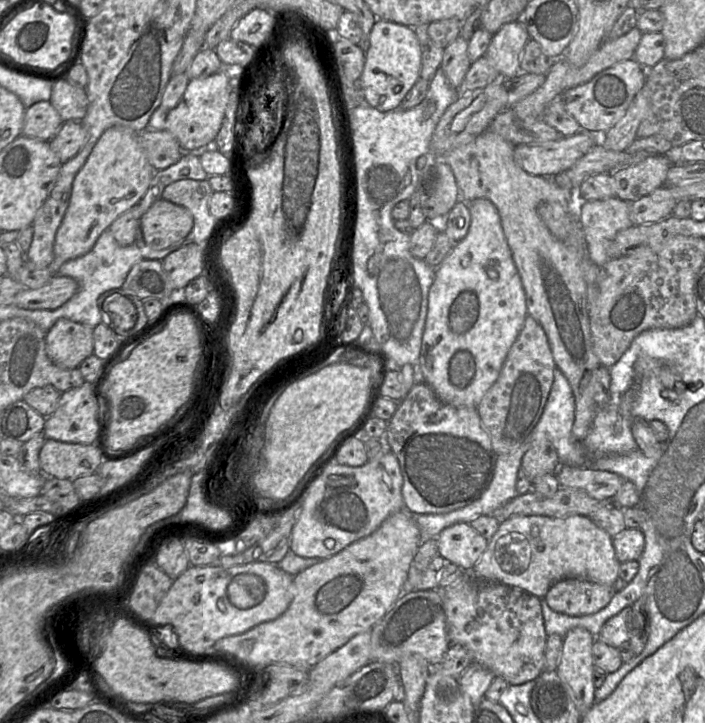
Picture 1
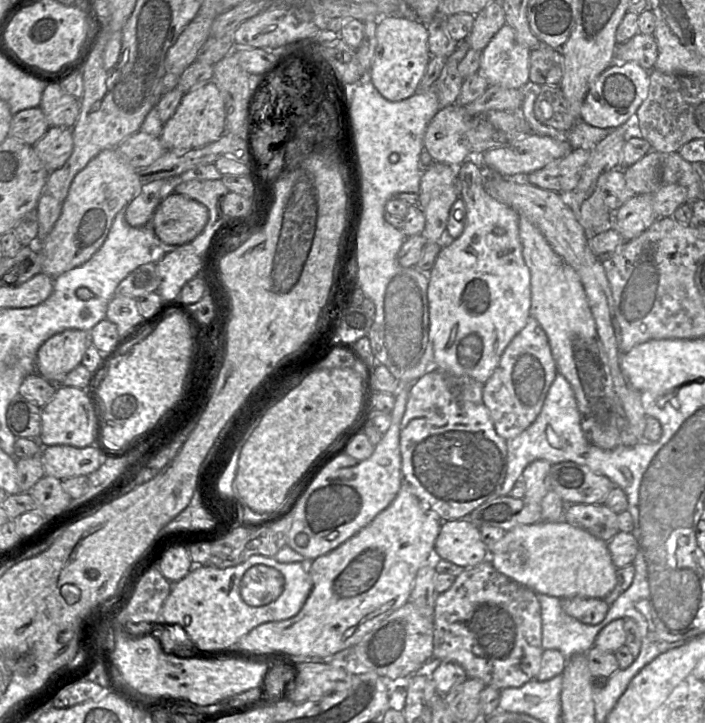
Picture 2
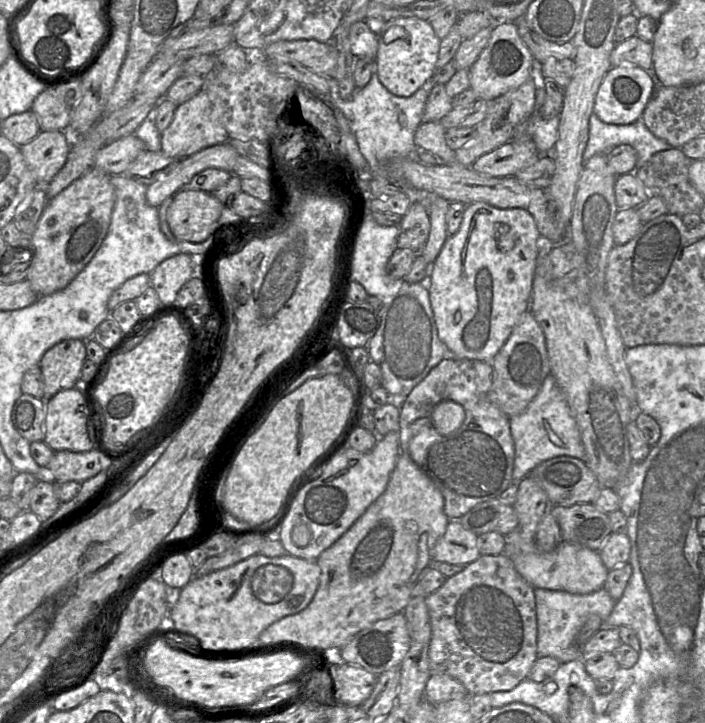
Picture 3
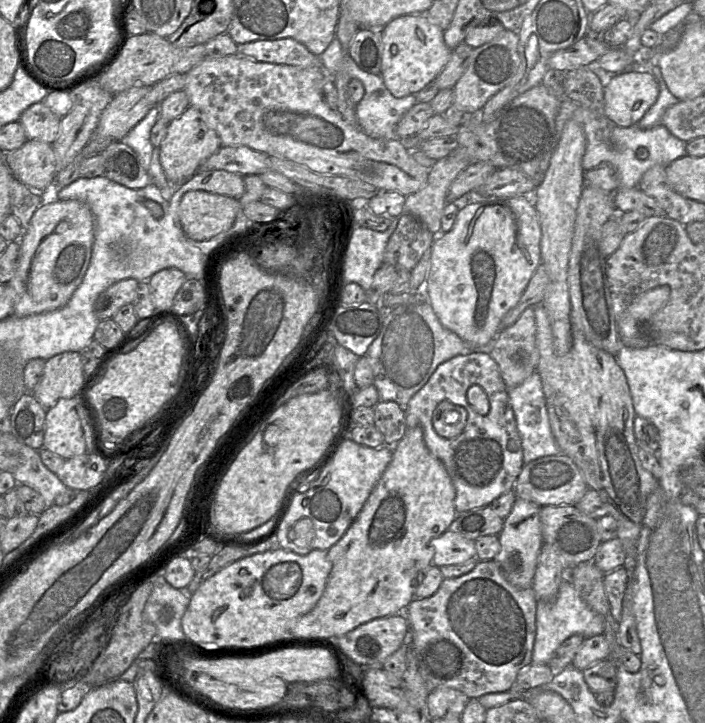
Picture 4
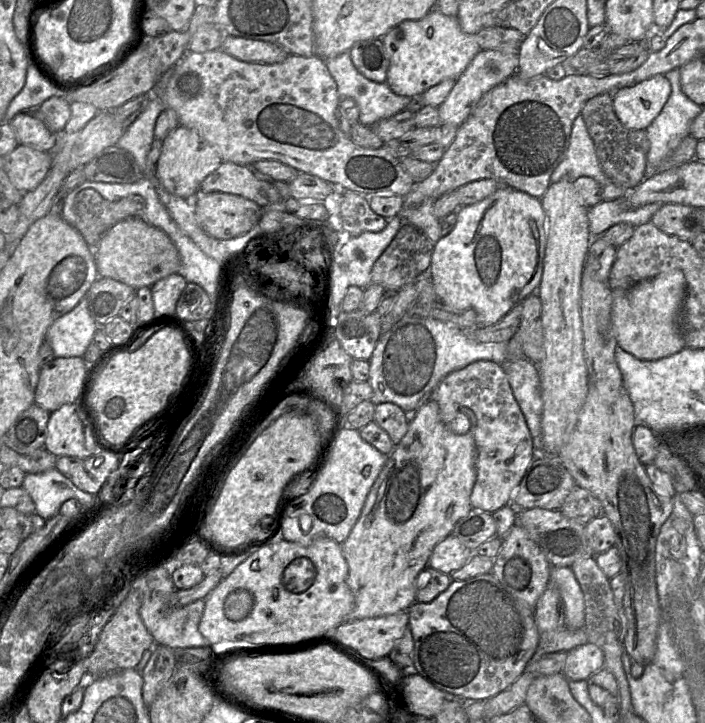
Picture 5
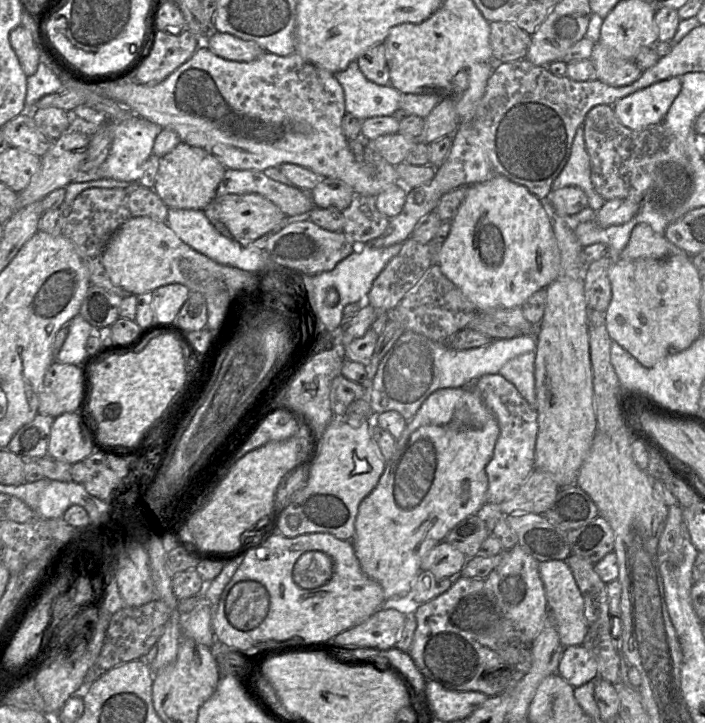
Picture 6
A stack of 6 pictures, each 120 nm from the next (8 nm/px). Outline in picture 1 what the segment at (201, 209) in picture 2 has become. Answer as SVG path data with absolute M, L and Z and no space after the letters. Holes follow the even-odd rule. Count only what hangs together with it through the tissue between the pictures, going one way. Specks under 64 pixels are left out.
M160 198L141 216L145 243L153 250L183 242L193 228L193 216L183 206Z

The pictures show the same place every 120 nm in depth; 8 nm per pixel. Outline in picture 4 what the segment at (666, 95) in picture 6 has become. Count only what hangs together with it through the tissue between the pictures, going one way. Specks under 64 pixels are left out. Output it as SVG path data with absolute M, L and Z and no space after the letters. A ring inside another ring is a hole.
M625 70L610 76L604 86L605 114L614 125L638 124L659 95L652 73Z

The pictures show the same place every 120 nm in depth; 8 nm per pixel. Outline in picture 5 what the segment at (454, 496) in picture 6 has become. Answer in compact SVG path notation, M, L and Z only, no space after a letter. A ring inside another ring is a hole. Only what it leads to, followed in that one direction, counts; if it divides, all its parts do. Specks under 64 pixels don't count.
M433 398L416 410L407 433L388 455L359 519L342 543L349 567L347 584L355 598L348 620L407 611L417 601L417 577L428 567L435 546L452 534L455 524L472 509L470 496L476 482L474 432L470 424L466 433L454 433L441 420Z

